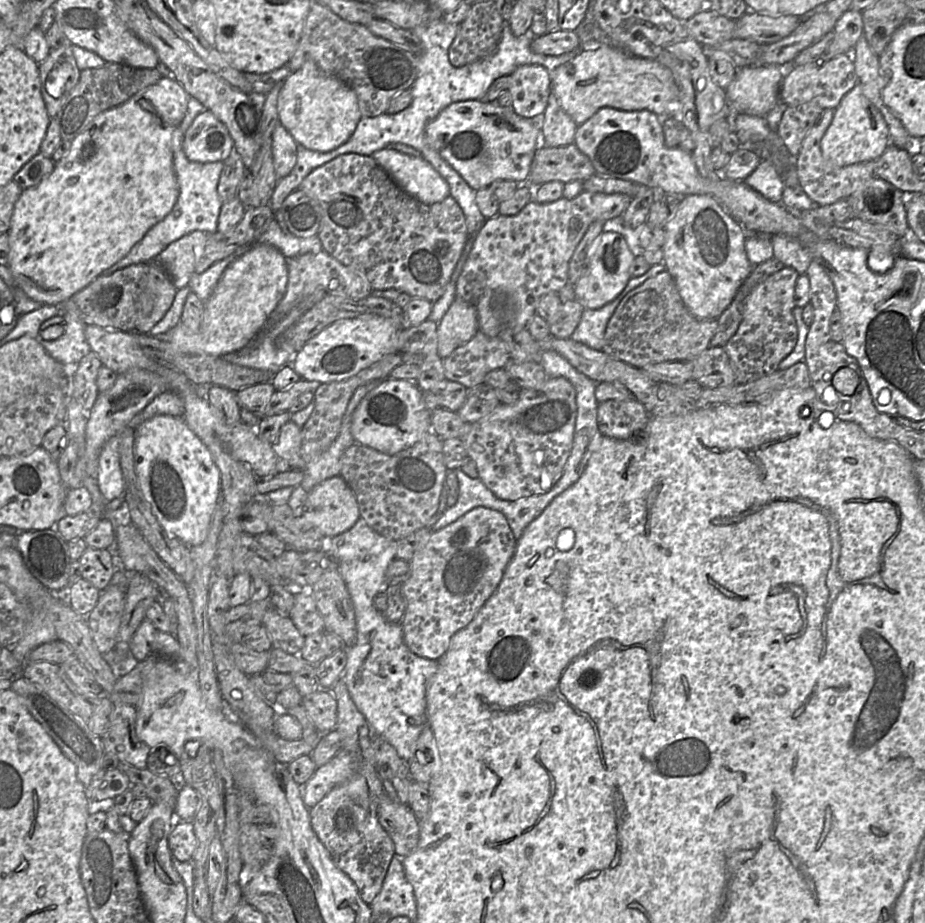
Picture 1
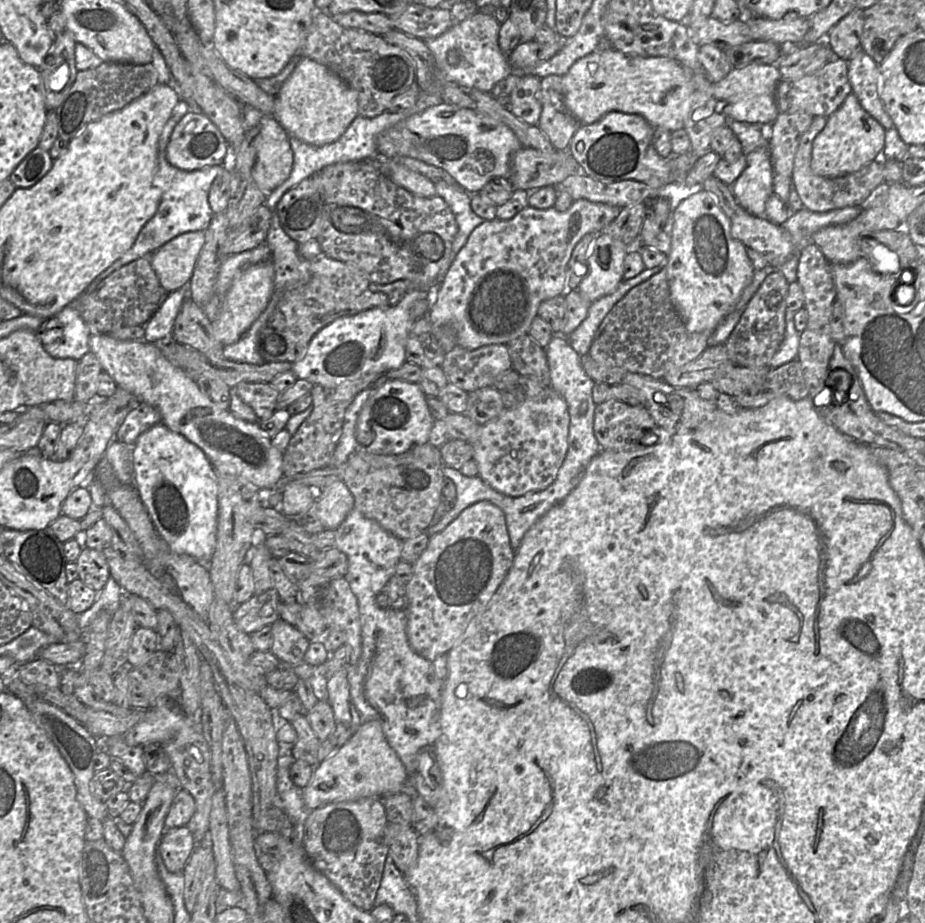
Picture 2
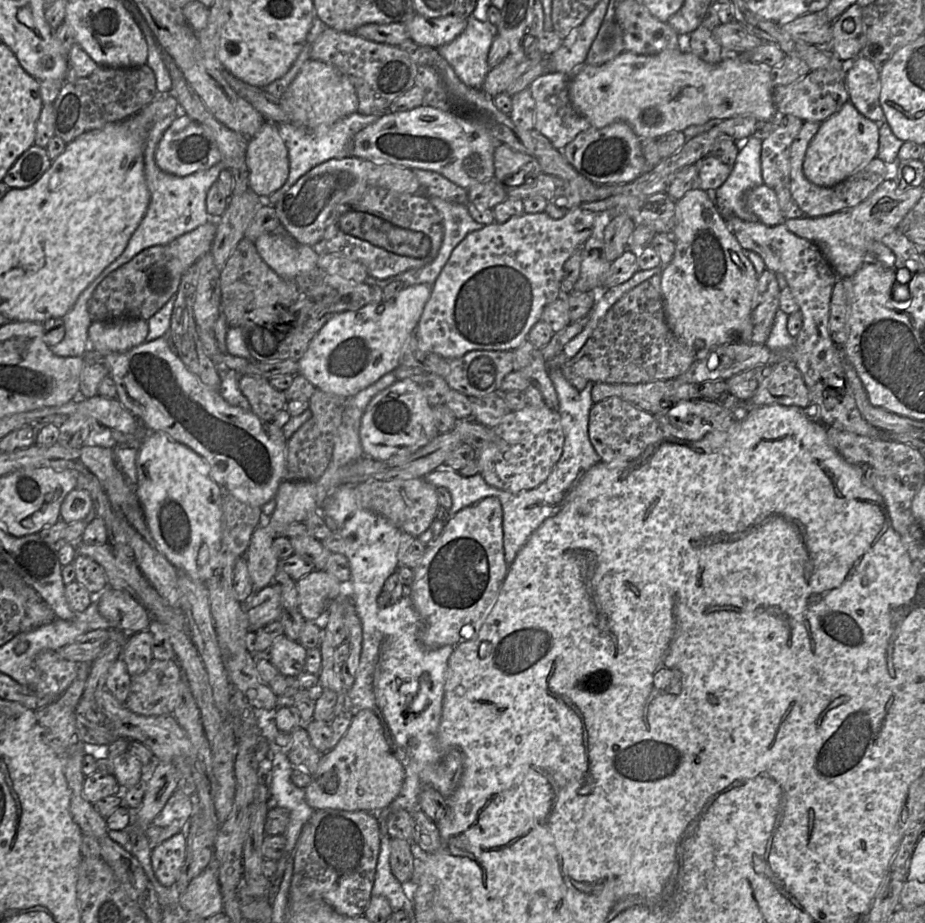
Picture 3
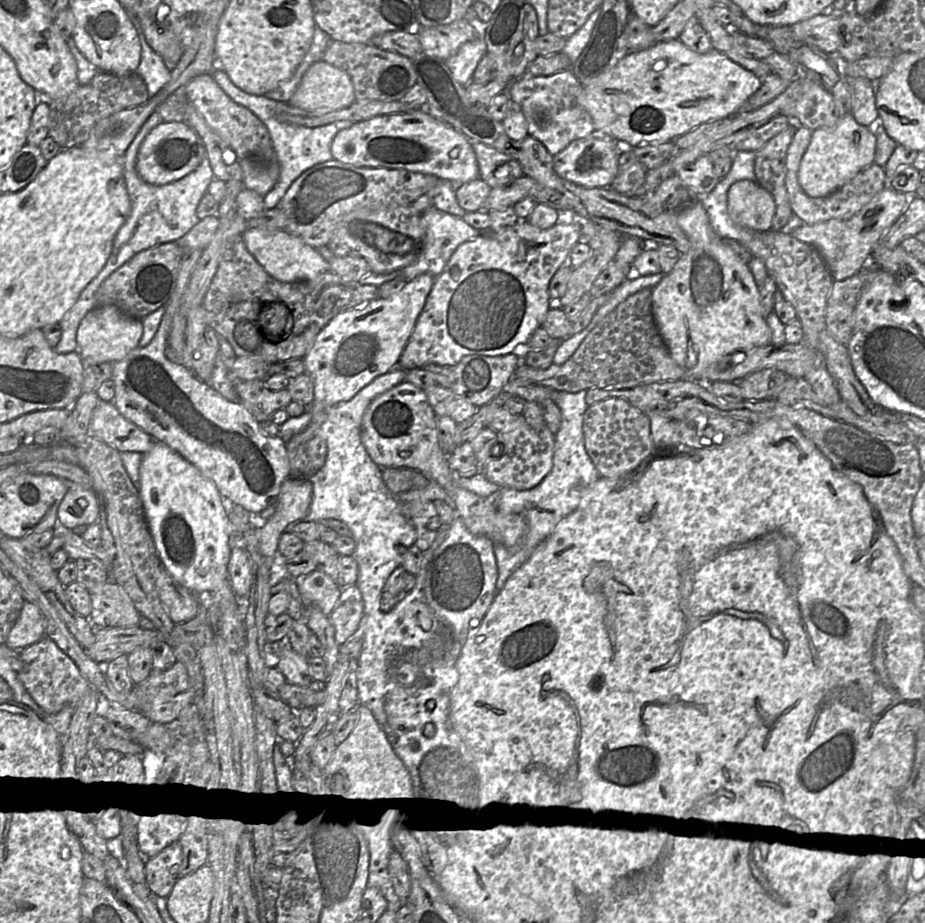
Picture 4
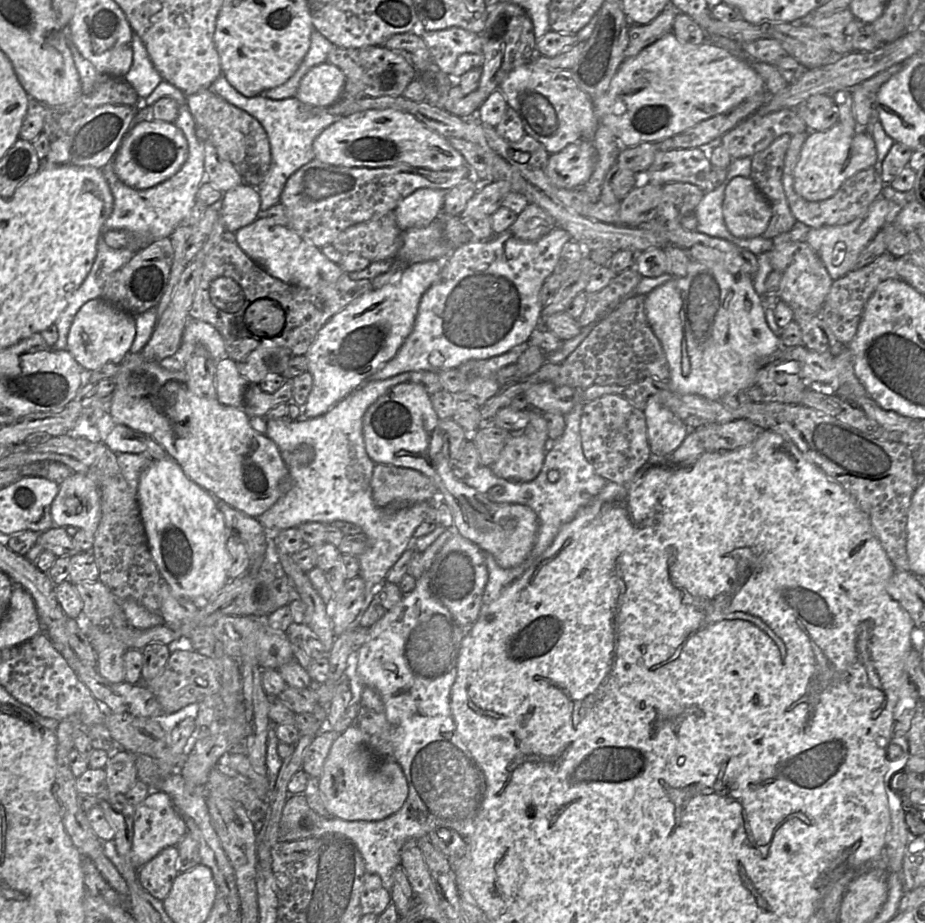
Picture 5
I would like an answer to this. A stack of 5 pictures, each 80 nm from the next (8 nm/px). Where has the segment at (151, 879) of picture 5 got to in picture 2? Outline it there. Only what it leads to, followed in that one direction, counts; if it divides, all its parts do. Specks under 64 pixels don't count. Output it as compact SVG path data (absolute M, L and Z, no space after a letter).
M188 826L165 832L158 845L159 856L170 873L184 872L196 846L196 838Z

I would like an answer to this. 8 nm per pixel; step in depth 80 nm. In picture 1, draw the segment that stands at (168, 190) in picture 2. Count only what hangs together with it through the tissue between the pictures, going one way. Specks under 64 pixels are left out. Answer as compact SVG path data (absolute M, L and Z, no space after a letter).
M195 98L188 101L187 111L179 126L172 134L173 166L178 184L178 198L172 210L158 223L152 226L144 236L113 266L107 269L102 276L133 264L155 261L156 257L172 242L193 232L202 231L213 233L217 231L218 217L222 201L217 192L217 185L224 161L198 163L187 159L183 151L183 138L194 118L204 112L206 108Z

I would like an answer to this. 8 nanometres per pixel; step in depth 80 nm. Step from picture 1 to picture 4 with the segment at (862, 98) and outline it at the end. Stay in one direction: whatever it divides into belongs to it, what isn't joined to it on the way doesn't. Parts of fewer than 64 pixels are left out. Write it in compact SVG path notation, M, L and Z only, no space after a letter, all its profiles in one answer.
M851 113L837 120L833 126L813 130L798 170L798 182L813 198L830 195L849 182L858 172L875 163L876 136L872 127L860 125Z

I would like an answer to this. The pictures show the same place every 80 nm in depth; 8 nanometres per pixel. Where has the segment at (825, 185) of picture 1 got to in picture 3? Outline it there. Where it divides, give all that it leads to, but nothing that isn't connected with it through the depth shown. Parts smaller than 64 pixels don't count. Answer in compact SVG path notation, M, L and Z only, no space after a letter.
M804 122L800 132L793 141L790 150L790 193L792 200L809 218L829 216L853 209L864 202L886 179L891 176L891 167L875 158L856 171L846 180L832 187L820 187L811 183L803 173L803 162L808 146L820 128L818 122Z

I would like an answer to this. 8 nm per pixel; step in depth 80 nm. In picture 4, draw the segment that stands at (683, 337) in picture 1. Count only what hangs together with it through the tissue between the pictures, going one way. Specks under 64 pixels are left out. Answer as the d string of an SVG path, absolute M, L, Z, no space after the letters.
M644 288L606 315L566 362L534 369L522 361L517 365L513 377L556 391L575 393L593 387L628 389L641 384L676 381L685 378L685 371L671 357L659 334L652 313L652 289Z

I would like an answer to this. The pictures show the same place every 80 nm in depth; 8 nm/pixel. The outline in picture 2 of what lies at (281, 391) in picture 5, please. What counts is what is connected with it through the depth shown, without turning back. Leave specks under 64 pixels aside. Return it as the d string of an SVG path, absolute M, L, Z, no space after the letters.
M242 382L235 387L235 391L253 409L259 421L269 418L277 409L280 392L270 383Z

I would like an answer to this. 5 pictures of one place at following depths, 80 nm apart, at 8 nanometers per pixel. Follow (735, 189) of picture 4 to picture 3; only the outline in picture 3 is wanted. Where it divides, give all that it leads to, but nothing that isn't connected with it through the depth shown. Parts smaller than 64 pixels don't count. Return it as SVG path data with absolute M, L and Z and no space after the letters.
M764 184L748 190L744 201L758 221L767 226L779 225L785 221L775 192Z

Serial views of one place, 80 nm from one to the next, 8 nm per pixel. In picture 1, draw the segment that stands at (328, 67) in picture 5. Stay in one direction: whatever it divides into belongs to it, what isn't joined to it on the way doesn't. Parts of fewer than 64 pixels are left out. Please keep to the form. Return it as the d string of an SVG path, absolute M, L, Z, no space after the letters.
M306 60L282 83L278 98L278 121L297 144L307 149L328 152L345 143L361 119L356 93L343 81L323 72Z

